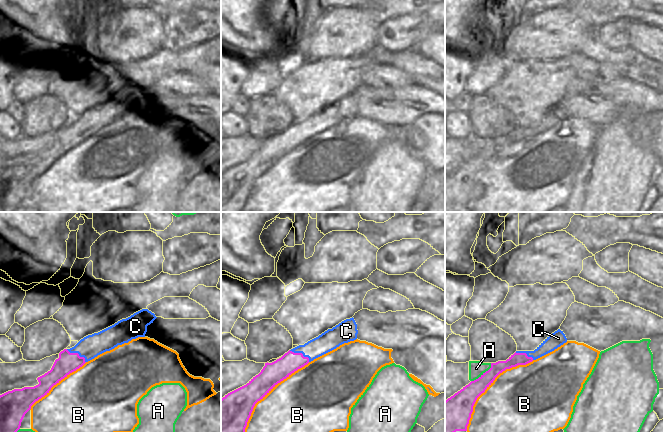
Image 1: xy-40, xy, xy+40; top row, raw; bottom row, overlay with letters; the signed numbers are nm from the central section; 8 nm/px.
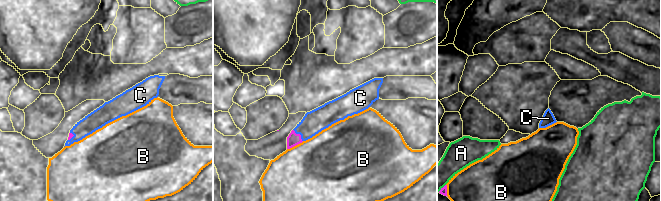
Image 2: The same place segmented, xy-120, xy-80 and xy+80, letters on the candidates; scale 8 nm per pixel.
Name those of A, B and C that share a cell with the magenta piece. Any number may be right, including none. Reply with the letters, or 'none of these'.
none of these

